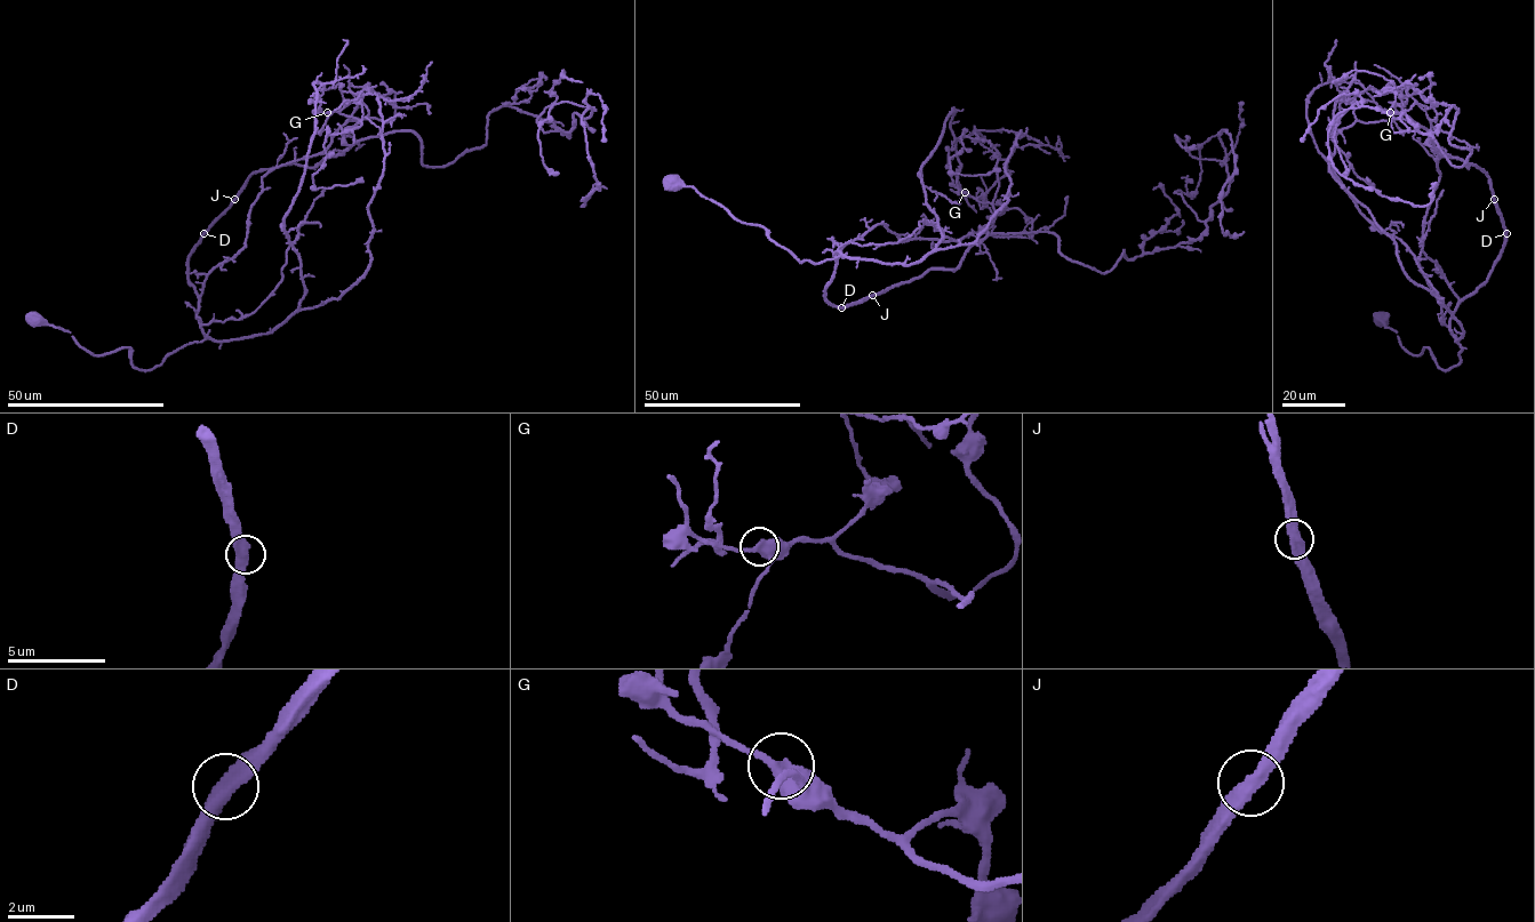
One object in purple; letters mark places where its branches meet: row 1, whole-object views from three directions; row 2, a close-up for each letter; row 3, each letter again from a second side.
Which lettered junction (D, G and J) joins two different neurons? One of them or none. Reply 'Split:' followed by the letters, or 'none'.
Split: none

